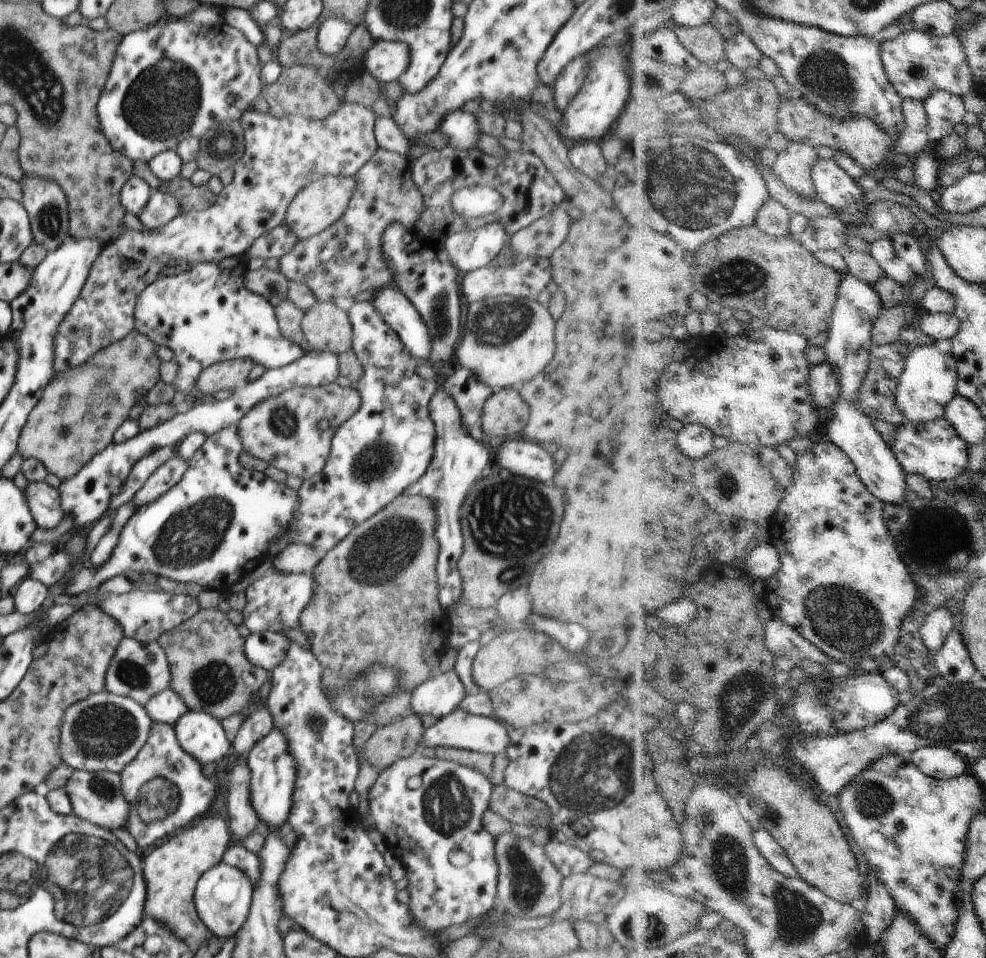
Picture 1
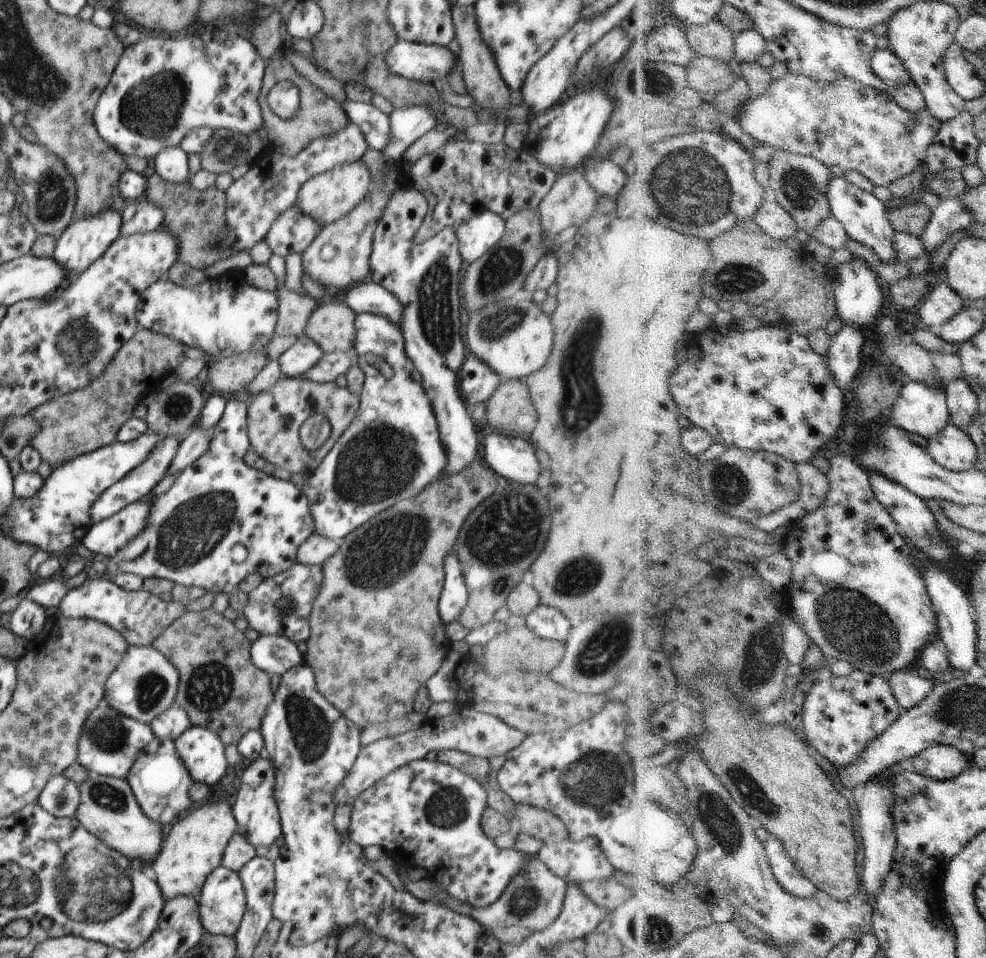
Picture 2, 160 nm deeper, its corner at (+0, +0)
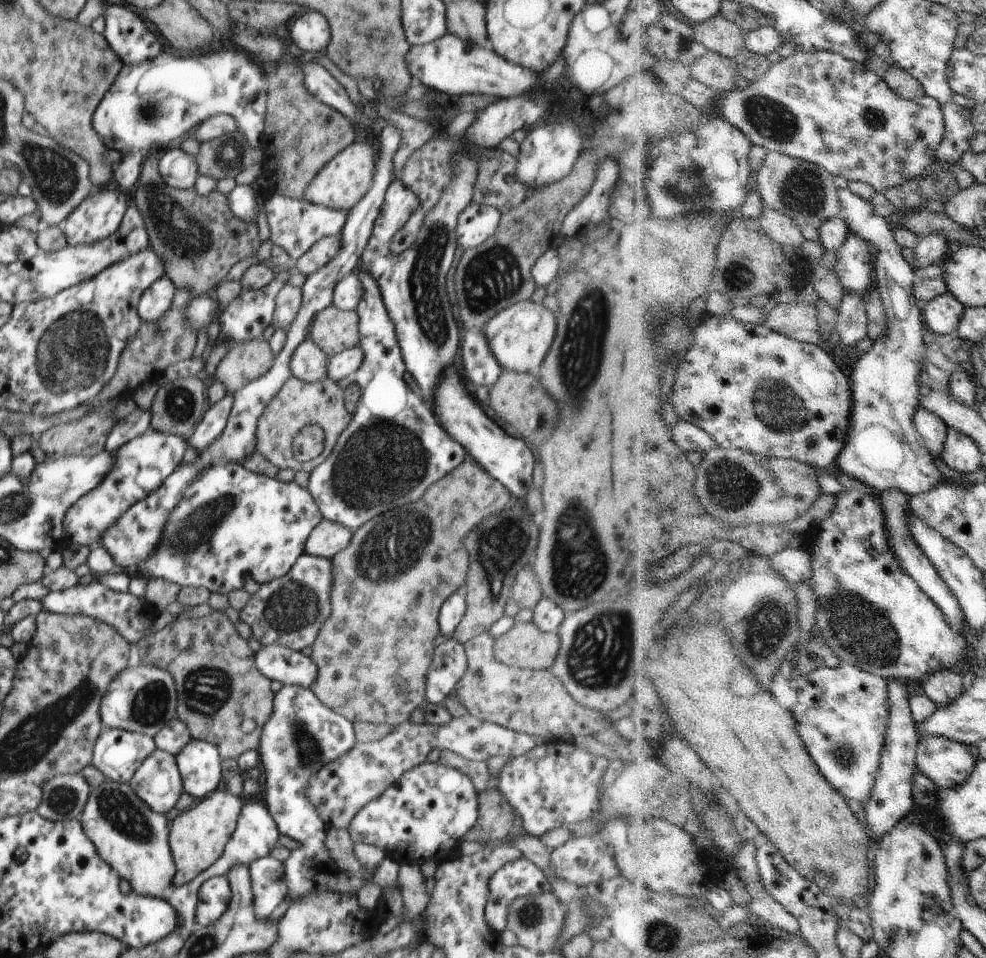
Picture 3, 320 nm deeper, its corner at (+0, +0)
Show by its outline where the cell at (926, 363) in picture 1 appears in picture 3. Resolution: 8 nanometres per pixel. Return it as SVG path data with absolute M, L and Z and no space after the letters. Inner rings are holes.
M921 406L921 409L915 414L915 421L924 444L934 456L942 458L949 437L949 424L946 424L938 413L933 413L924 406Z

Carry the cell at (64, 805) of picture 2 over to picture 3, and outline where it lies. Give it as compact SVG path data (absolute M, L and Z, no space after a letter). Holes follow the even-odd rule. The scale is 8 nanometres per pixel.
M80 773L58 775L45 782L42 800L35 811L51 821L80 820L91 789Z

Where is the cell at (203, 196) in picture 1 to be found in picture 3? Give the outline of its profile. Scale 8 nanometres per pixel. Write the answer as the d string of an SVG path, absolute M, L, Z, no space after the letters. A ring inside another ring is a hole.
M156 146L154 150L145 154L140 176L135 184L134 204L142 215L149 236L149 246L161 258L165 274L175 287L187 287L191 292L191 298L197 299L202 295L208 295L214 286L226 279L226 274L236 262L252 256L258 250L261 240L254 223L241 221L231 211L226 195L214 190L202 196L194 188L175 189L168 186L159 173L159 160L156 154L160 150L161 147Z

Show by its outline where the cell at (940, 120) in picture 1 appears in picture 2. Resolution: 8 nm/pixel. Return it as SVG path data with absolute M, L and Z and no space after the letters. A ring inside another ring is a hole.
M920 1L902 9L888 23L890 49L905 62L914 82L924 91L927 106L943 124L960 117L966 108L966 99L950 84L945 67L945 54L957 42L957 32L964 21L960 13L958 7L942 1Z

